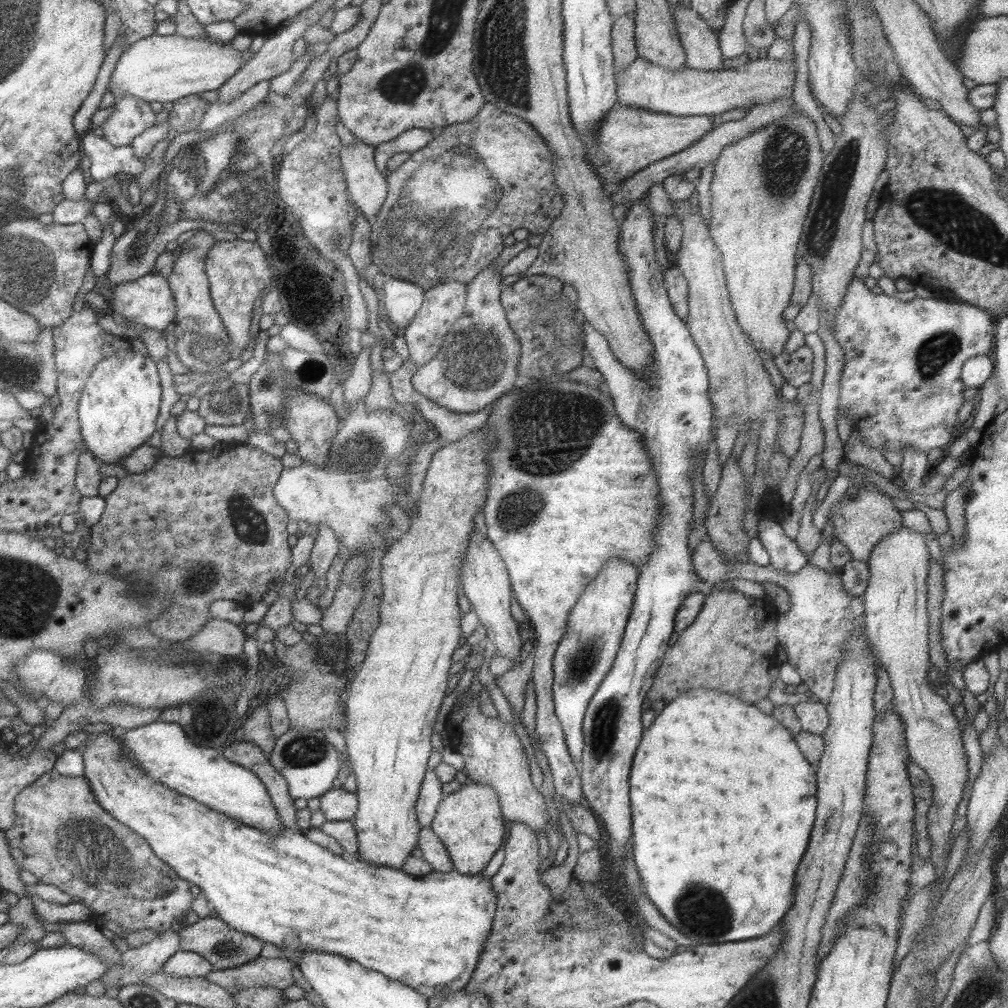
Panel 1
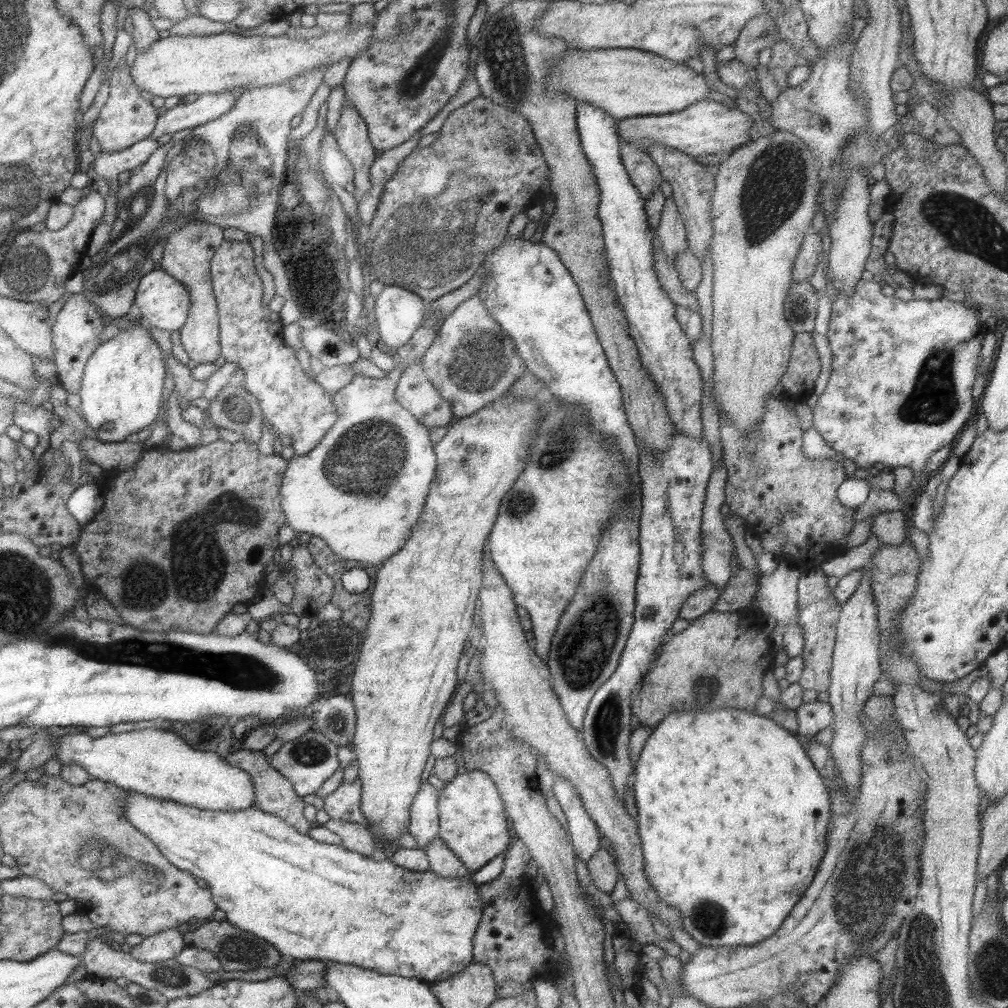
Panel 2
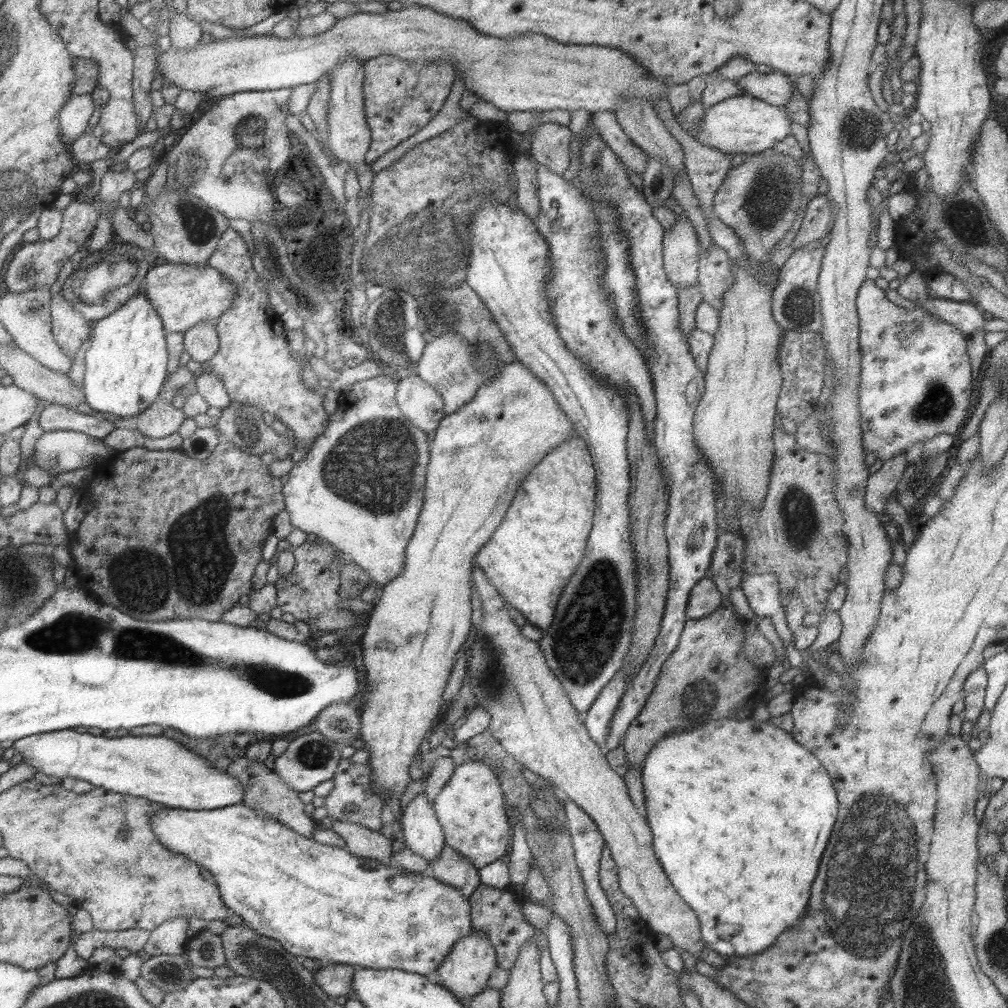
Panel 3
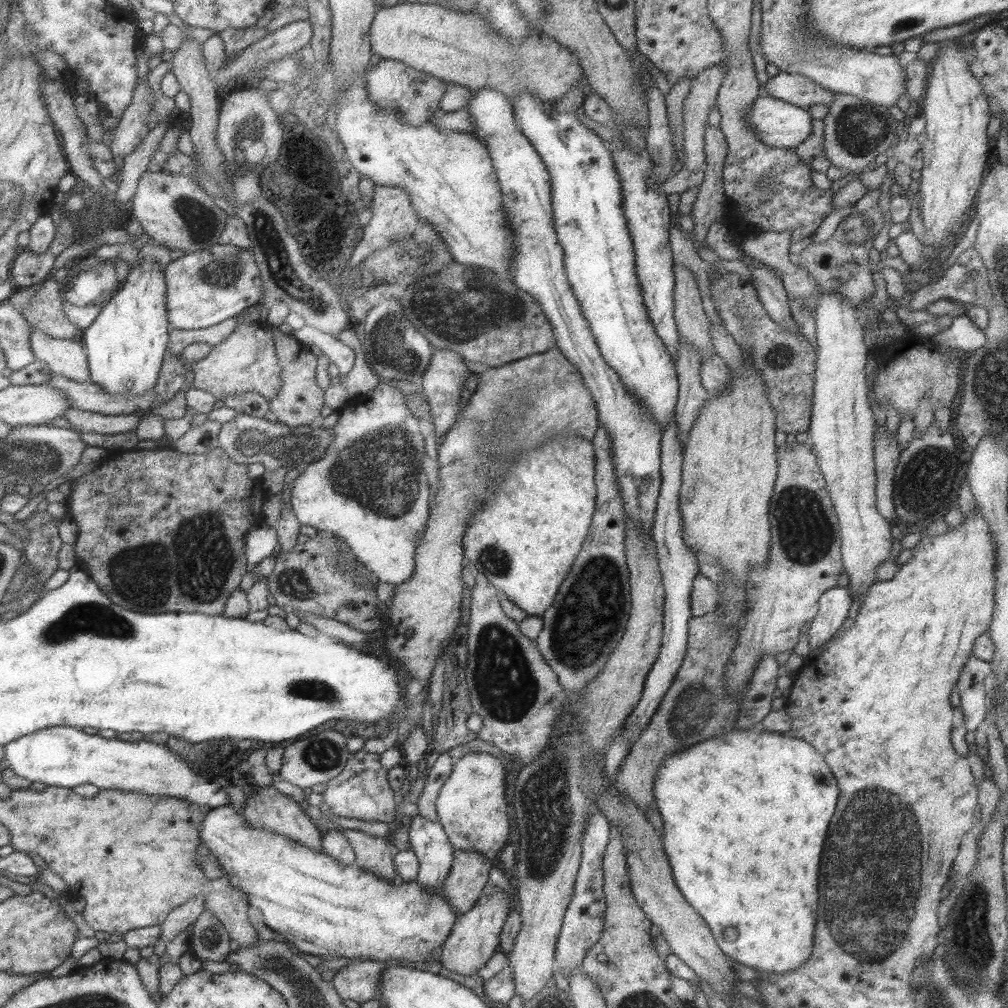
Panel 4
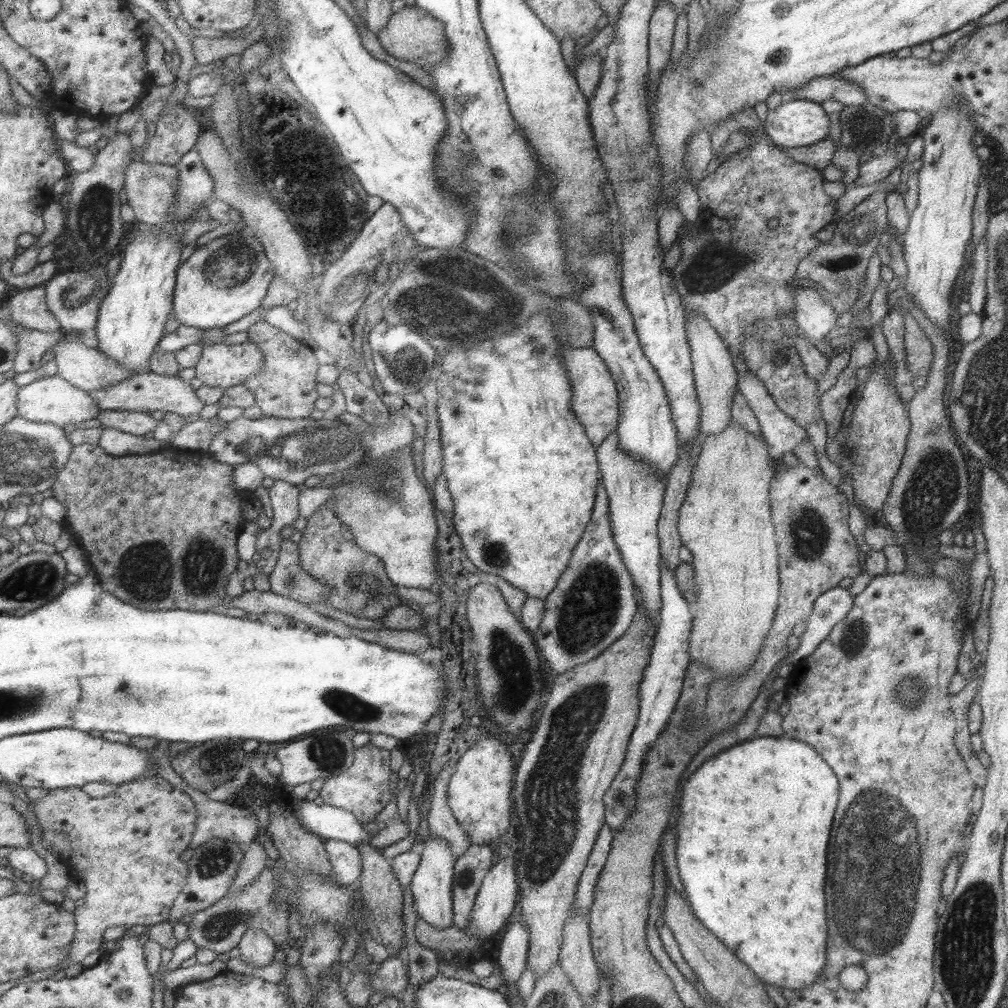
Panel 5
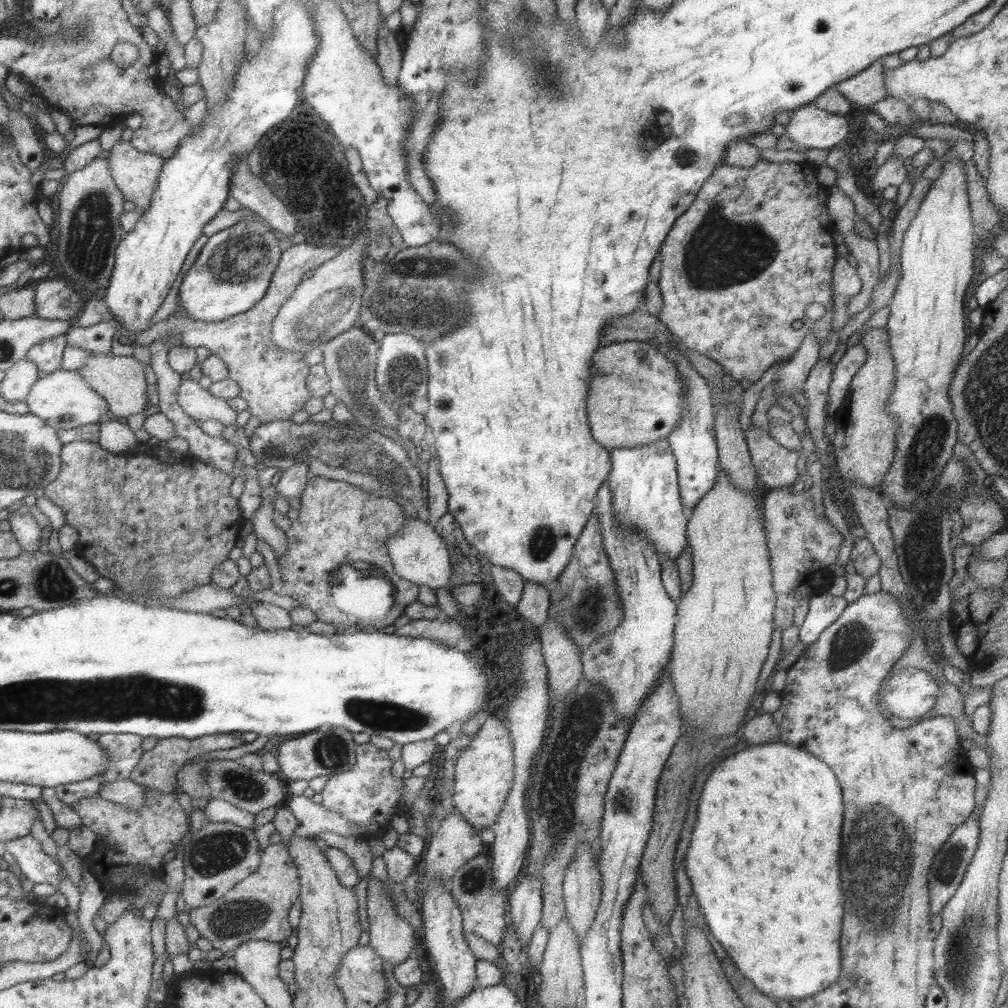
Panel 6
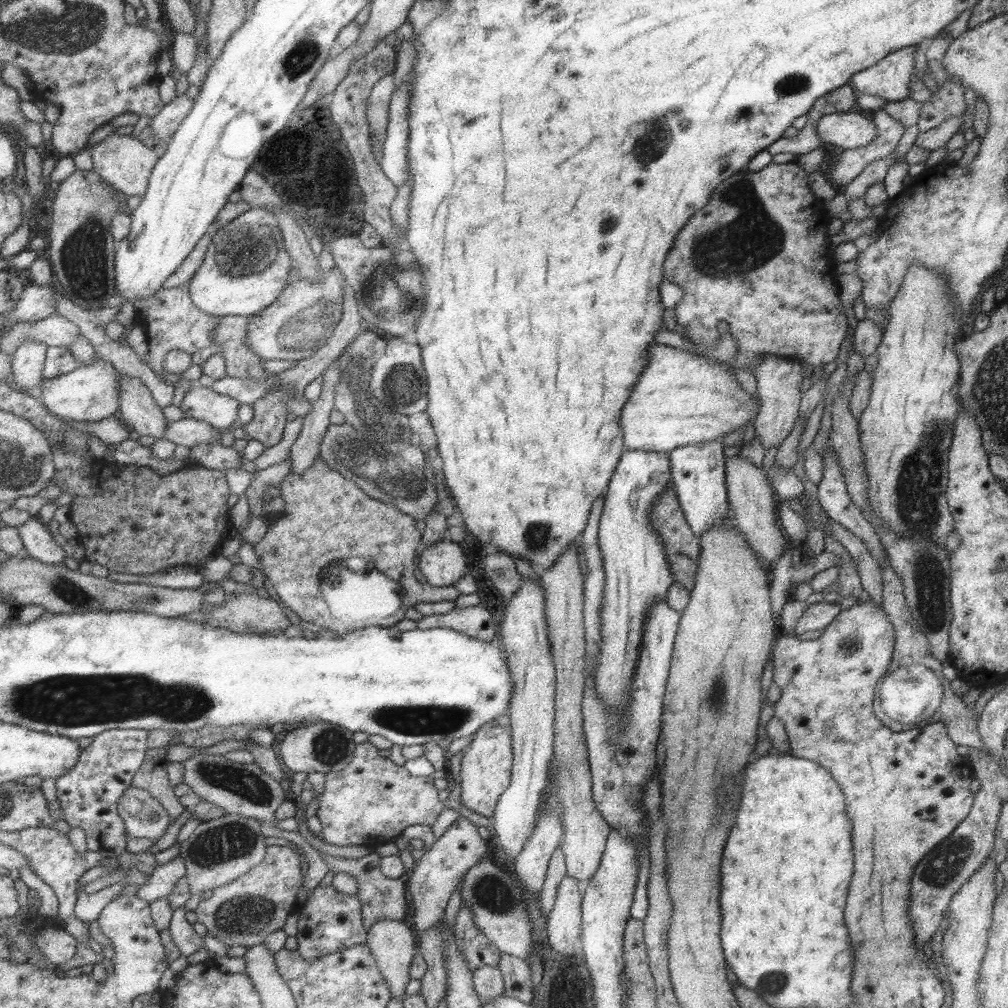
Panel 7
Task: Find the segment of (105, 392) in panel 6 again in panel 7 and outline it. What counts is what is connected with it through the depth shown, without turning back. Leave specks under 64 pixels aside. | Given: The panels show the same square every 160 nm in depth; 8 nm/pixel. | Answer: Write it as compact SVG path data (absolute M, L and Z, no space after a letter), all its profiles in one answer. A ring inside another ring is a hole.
M120 376L119 400L121 418L139 435L162 438L167 421L152 393L137 377Z

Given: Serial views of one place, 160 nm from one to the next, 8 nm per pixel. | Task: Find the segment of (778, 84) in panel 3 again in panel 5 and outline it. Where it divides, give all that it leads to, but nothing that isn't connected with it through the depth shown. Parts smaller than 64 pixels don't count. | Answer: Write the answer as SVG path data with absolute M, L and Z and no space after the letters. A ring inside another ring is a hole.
M834 75L813 77L800 87L789 89L782 94L782 102L797 99L811 100L817 104L825 100L836 100L845 107L868 104L858 84Z

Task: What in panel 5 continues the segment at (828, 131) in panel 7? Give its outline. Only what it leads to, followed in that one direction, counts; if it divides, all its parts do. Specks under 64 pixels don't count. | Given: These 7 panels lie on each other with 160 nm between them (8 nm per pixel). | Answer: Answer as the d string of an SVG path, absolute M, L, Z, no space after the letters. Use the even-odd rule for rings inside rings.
M797 99L781 102L775 109L767 111L763 125L766 136L775 146L781 146L783 150L815 144L825 135L830 135L827 115L820 104L811 100Z

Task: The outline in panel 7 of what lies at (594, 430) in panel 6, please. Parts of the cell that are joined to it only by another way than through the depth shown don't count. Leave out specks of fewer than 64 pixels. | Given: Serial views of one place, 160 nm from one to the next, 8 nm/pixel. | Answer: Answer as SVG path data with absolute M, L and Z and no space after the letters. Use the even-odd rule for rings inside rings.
M663 344L647 347L646 360L648 361L641 369L637 382L633 385L619 415L619 426L624 432L623 445L628 451L641 449L669 454L673 448L719 439L725 433L740 429L745 423L753 421L759 412L757 397L752 398L741 389L737 381L727 373L726 363L709 362L702 356Z

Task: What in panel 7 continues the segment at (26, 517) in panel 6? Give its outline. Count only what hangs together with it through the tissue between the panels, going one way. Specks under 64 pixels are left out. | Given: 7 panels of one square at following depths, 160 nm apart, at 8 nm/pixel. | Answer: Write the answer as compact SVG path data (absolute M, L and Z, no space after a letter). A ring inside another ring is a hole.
M29 519L25 524L18 526L23 539L26 555L44 563L65 563L65 550L53 540L49 527L41 519Z

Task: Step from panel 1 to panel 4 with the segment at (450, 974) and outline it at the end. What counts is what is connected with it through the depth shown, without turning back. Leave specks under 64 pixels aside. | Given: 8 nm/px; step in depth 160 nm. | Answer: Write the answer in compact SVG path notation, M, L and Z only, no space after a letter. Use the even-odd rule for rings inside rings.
M231 805L209 809L201 820L198 839L216 857L229 885L241 891L248 906L255 906L261 912L265 926L279 939L290 944L297 953L304 952L322 958L344 956L378 960L402 966L401 962L425 962L429 960L433 948L442 946L456 921L457 914L442 893L429 894L415 881L396 886L365 869L341 864L323 850L318 851L283 835L251 826Z

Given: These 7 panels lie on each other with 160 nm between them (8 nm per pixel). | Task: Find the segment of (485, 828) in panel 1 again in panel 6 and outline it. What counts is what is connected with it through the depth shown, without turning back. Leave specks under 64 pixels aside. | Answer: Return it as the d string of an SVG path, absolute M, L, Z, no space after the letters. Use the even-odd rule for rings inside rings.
M487 718L481 730L474 734L469 745L461 752L454 767L452 803L457 813L477 832L495 824L501 805L511 789L514 762L512 739L506 724L497 718Z

